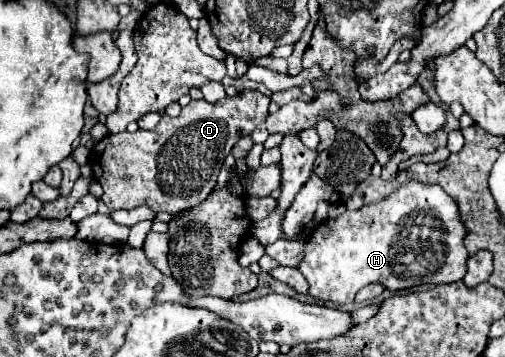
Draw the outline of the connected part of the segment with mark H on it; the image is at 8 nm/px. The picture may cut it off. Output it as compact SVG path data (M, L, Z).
M409 180L381 202L367 204L359 210L345 210L333 220L323 220L305 240L305 256L299 262L299 272L309 280L309 296L317 300L331 300L333 304L351 304L355 294L373 282L381 282L387 290L407 290L421 284L447 284L465 276L465 262L469 258L465 248L467 228L459 218L455 200L435 184Z

